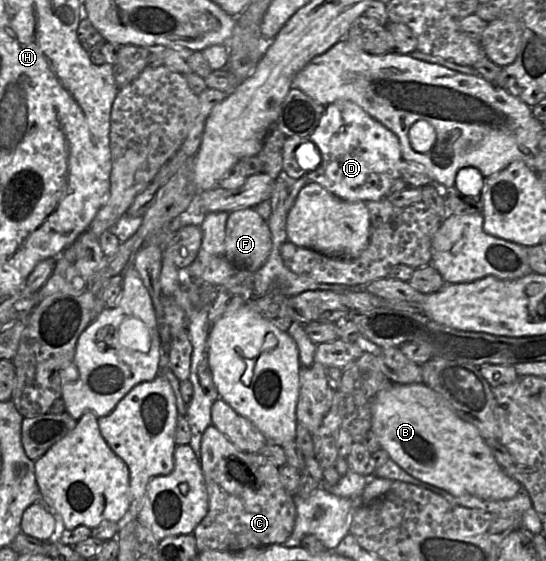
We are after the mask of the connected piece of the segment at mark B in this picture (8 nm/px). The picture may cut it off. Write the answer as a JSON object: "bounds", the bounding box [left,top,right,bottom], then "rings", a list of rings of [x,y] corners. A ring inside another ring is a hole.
{"bounds":[371,383,522,500],"rings":[[[392,383],[380,390],[372,401],[371,430],[399,467],[412,477],[440,488],[453,496],[469,494],[483,500],[506,500],[516,496],[522,485],[508,477],[499,466],[478,429],[462,420],[450,404],[424,383]]]}

